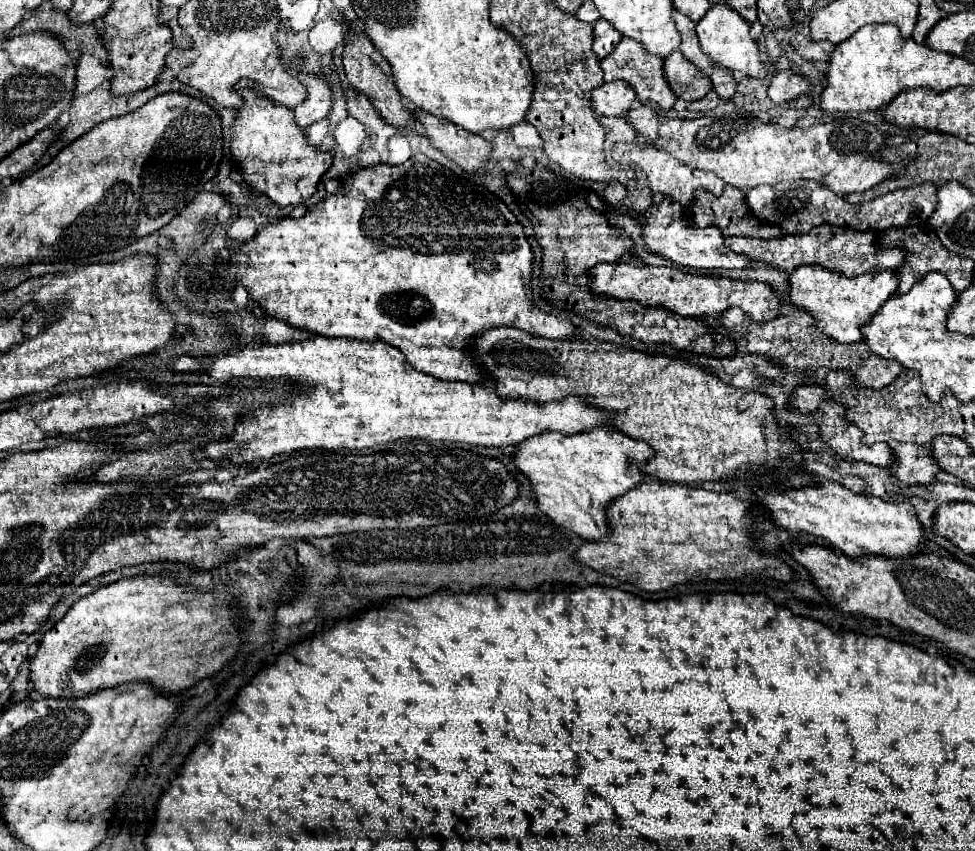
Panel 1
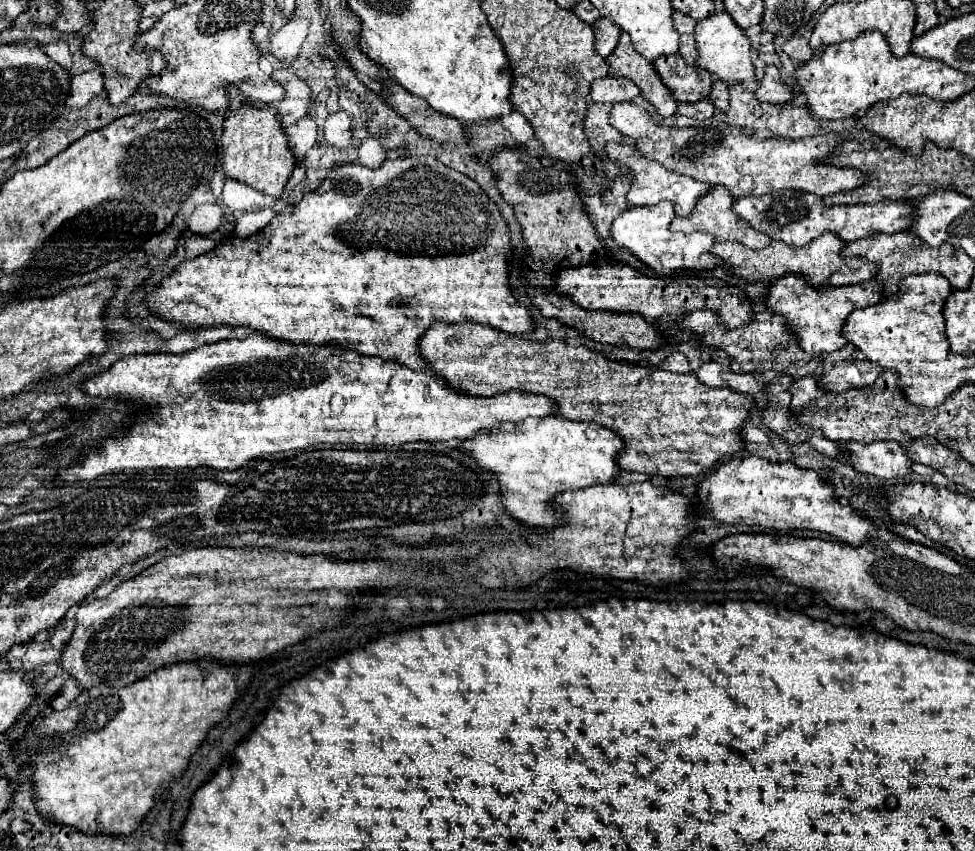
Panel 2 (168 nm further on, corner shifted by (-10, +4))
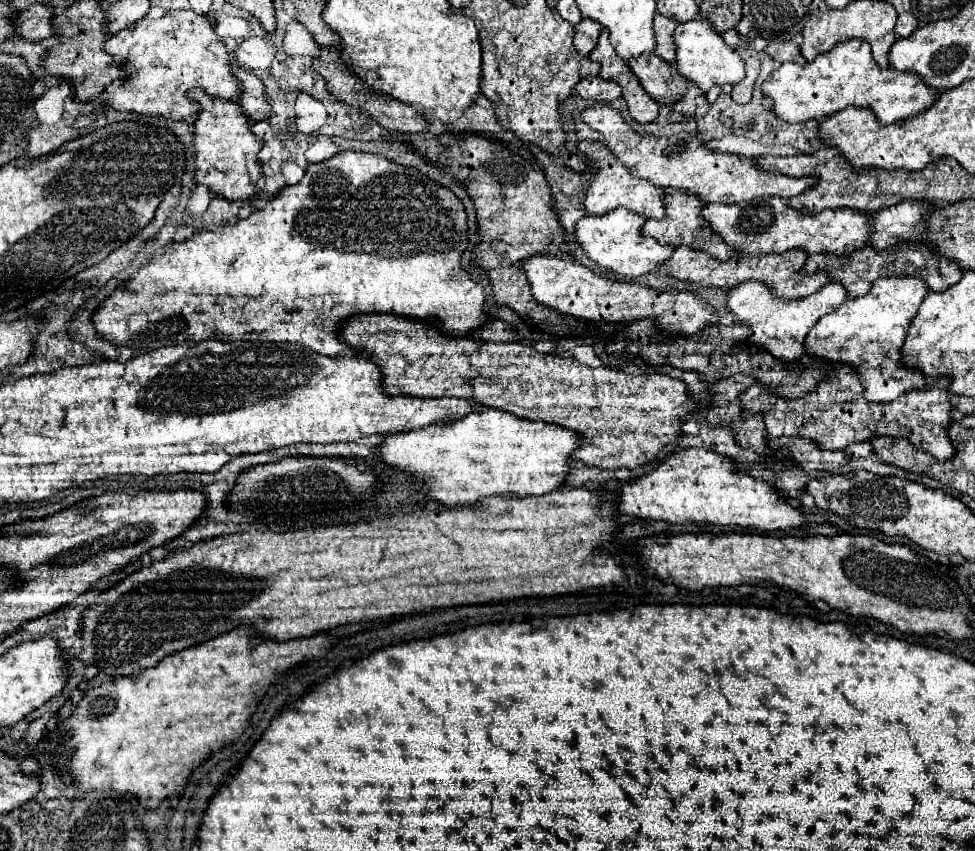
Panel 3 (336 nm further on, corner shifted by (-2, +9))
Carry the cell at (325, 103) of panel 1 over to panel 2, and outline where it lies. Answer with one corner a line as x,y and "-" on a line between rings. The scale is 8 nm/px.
288,69
272,71
270,77
286,89
284,99
278,105
274,105
274,107
278,111
280,123
284,127
290,127
290,125
294,125
298,119
302,119
308,113
310,89
308,89
308,85
302,79
292,75

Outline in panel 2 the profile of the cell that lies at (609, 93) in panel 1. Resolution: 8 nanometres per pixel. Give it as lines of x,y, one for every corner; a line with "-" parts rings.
624,77
594,79
590,89
590,99
594,103
622,103
632,101
636,95
640,95
640,89

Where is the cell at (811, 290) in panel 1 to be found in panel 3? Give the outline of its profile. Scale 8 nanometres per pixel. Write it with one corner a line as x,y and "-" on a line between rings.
750,280
740,286
734,286
728,296
728,306
730,312
736,316
738,322
744,322
750,326
750,336
748,342
762,346
768,350
772,356
792,362
798,360
806,354
804,348
804,338
812,330
812,326
826,314
834,312
842,302
846,302
848,290
840,282
830,282
818,292
806,296
806,298
796,298
796,300
784,300
772,292
770,286
764,286
764,282

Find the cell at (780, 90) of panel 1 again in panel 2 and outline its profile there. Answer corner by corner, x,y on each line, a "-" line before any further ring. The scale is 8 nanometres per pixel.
768,65
758,73
758,89
754,91
754,97
762,103
776,103
784,105
788,99
792,99
792,89
780,81
778,67

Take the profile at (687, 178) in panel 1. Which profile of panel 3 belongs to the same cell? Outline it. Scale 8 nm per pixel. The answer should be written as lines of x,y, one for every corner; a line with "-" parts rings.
582,140
578,144
578,148
584,152
584,154
590,154
596,158
598,162
598,174
596,178
592,180
588,192
586,192
586,200
584,200
584,208
586,208
586,214
592,214
592,216
602,216
602,214
608,214
620,206
632,210
632,212
638,212
638,214
644,214
646,218
664,218
666,216
666,210
664,210
664,188
662,186
656,186
652,184
650,180
646,178
638,178
634,176
626,166
622,166
622,162
612,154
612,150
608,150
608,146
604,142
592,142
592,140

